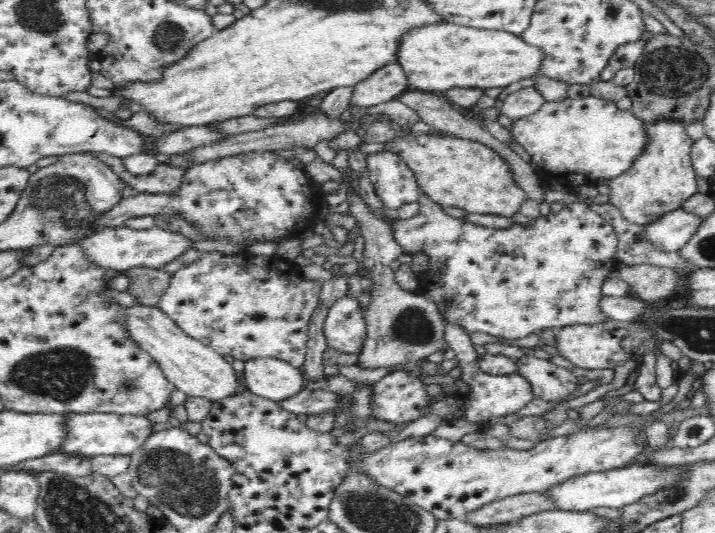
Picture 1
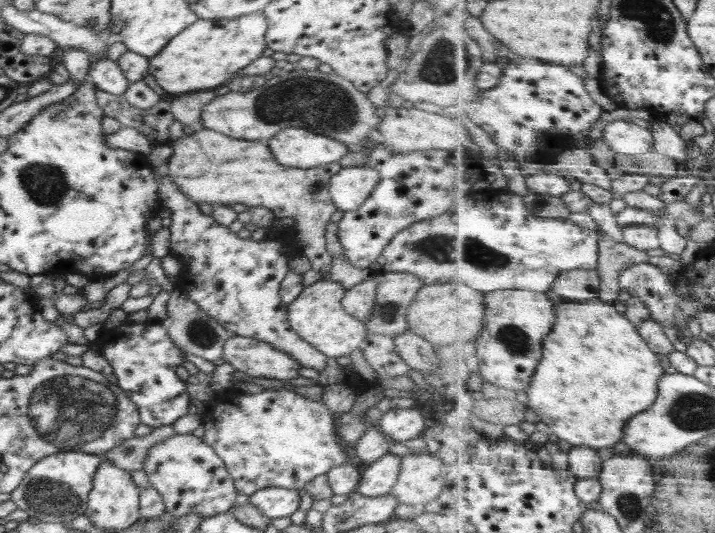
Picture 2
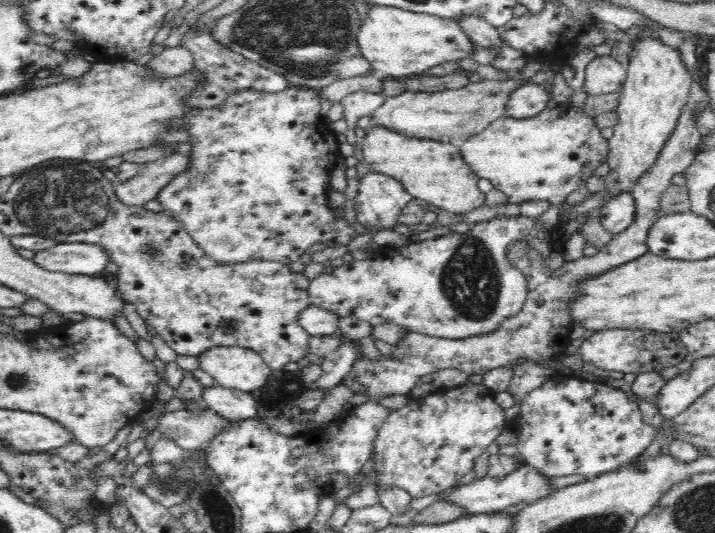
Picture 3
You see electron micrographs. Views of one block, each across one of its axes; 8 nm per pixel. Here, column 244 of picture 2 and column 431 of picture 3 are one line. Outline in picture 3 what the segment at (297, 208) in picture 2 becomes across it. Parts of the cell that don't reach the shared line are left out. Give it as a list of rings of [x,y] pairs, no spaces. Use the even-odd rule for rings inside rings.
[[[371,125],[360,141],[364,160],[373,172],[385,174],[402,183],[406,193],[431,206],[456,215],[465,215],[486,202],[486,194],[478,189],[478,176],[458,156],[458,146],[424,138],[410,138],[382,125]]]

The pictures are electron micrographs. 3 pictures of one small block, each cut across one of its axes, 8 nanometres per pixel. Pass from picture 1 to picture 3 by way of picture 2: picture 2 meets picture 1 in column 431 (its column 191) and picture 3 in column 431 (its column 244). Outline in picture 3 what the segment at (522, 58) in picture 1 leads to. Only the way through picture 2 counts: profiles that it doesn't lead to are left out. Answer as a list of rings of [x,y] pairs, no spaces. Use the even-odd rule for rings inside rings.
[[[372,5],[366,16],[361,18],[361,25],[356,39],[362,56],[371,63],[378,75],[387,78],[402,79],[408,76],[423,75],[425,70],[443,62],[455,62],[474,54],[473,42],[461,29],[456,19],[447,19],[426,13],[396,8],[394,6]]]

